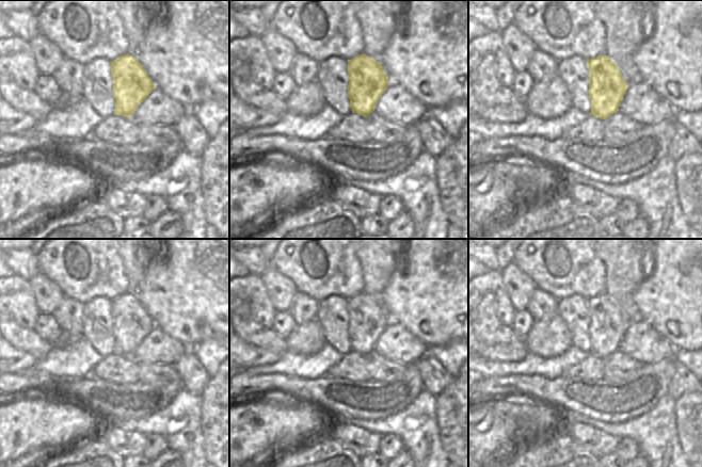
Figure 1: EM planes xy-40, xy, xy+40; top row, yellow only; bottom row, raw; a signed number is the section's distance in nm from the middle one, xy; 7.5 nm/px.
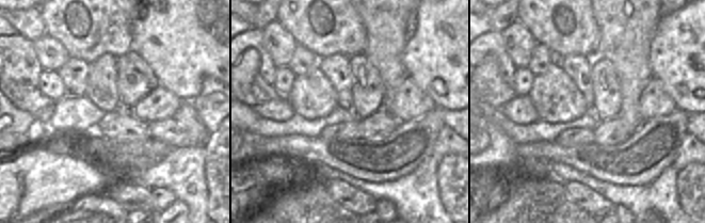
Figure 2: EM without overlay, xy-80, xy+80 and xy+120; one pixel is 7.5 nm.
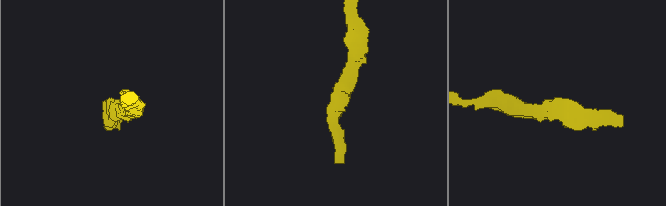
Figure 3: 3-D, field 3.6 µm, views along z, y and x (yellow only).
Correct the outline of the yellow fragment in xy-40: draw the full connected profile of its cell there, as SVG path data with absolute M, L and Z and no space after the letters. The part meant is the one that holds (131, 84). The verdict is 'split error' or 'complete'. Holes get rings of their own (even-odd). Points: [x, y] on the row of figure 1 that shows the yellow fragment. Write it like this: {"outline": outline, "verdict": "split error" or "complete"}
{"outline": "M127 53L111 62L114 115L132 117L137 108L156 87L139 60Z", "verdict": "complete"}

